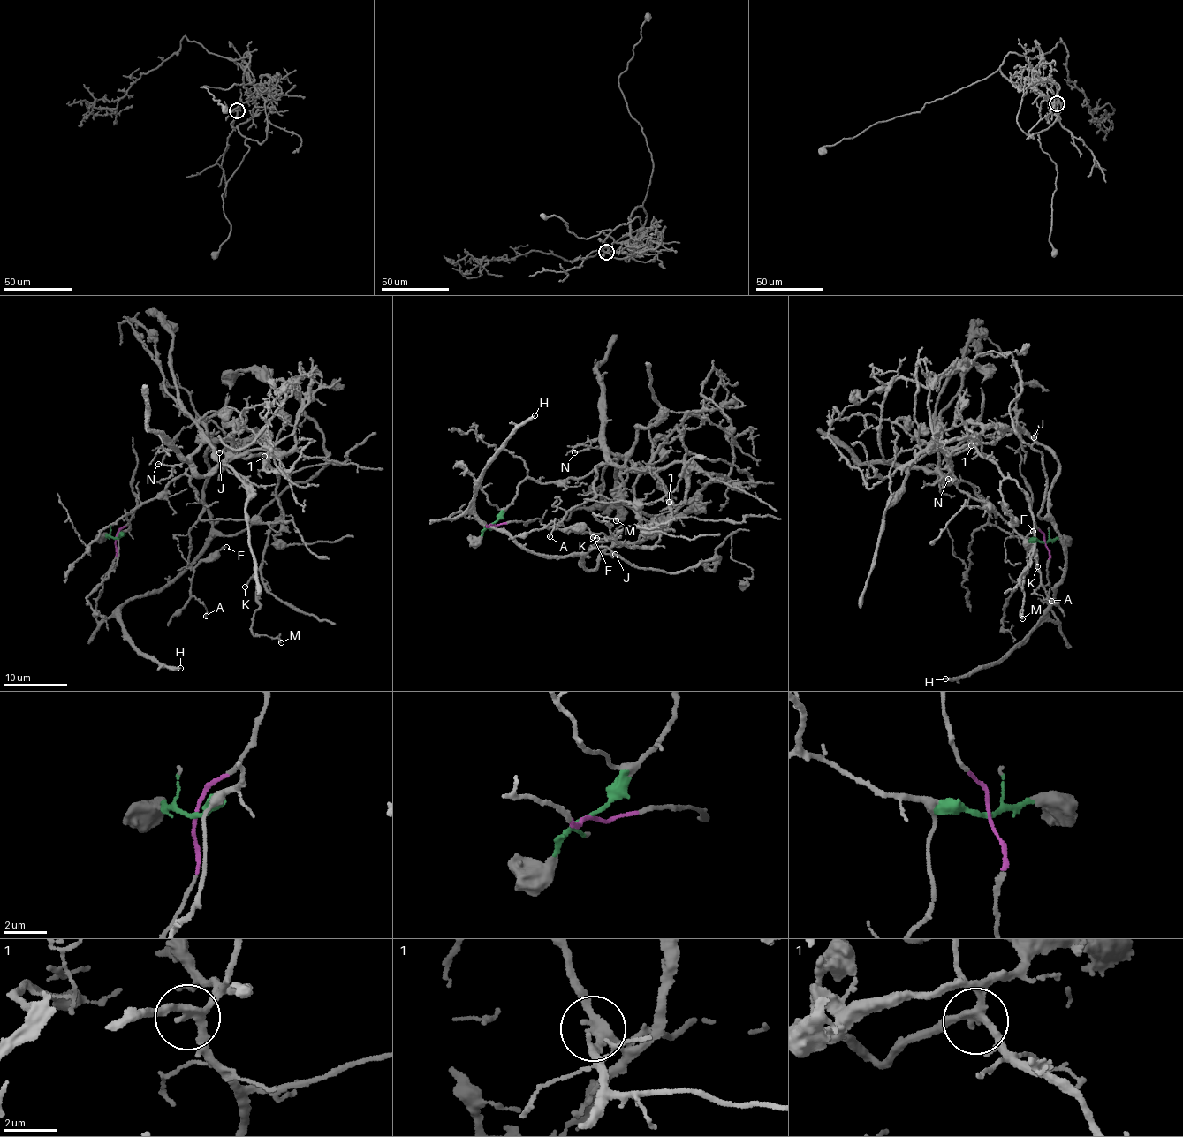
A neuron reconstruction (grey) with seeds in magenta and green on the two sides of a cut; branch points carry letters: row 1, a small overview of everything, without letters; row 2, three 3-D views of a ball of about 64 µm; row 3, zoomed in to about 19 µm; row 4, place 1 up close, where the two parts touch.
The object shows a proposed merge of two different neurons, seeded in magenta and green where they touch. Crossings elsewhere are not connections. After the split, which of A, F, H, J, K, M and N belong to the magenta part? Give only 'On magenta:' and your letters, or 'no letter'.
On magenta: H, J

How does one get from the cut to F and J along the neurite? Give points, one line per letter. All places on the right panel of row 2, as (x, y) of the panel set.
F: (1044, 542), (989, 522), (974, 488), (957, 484), (990, 505), (1035, 556), (1026, 538), (1034, 532)
J: (1044, 542), (1048, 605), (1060, 625), (1047, 612), (1065, 570), (1058, 530), (1048, 512), (1058, 461), (1034, 438)

